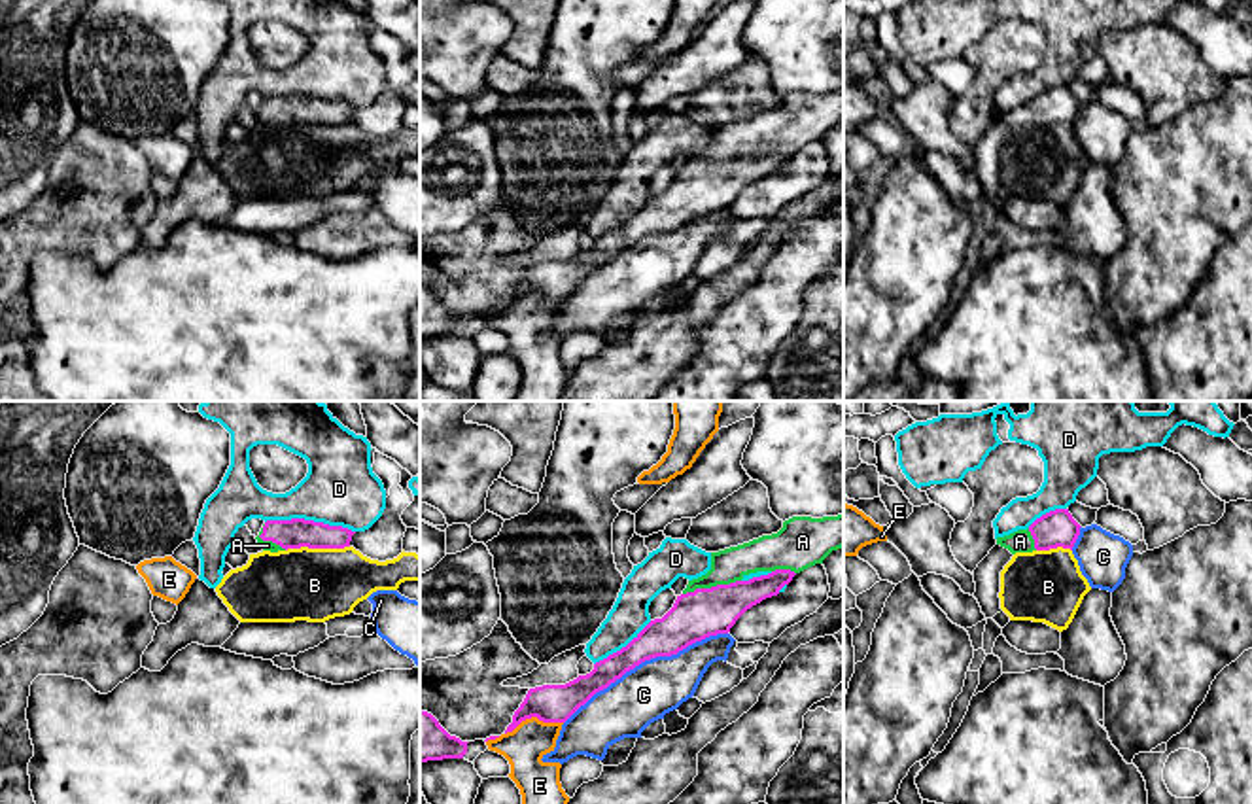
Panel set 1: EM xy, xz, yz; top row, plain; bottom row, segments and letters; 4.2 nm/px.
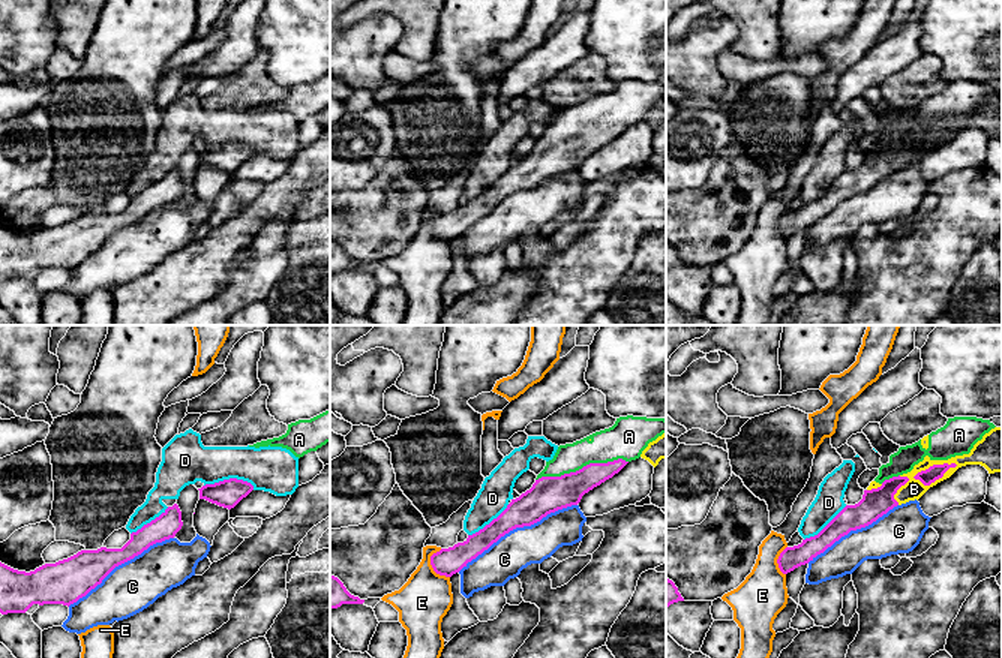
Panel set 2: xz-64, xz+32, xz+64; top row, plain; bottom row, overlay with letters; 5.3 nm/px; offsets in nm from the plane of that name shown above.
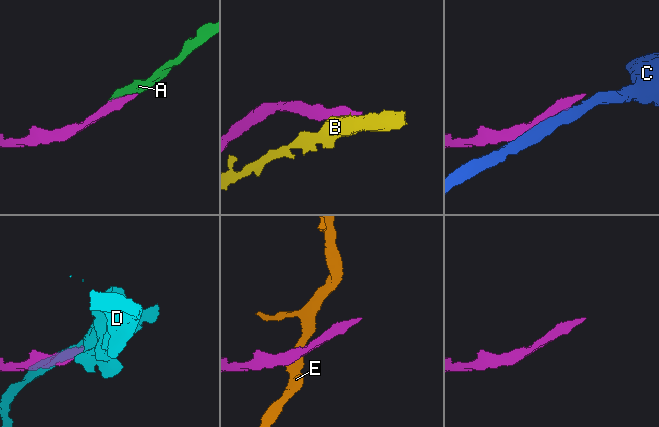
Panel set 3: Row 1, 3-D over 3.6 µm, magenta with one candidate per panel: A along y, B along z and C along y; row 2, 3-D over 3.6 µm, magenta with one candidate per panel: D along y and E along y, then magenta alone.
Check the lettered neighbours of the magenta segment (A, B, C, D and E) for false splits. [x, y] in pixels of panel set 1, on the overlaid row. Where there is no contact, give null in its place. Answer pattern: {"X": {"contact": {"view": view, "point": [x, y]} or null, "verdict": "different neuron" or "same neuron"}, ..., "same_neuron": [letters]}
{"A": {"contact": {"view": "xz", "point": [712, 587]}, "verdict": "same neuron"}, "B": {"contact": {"view": "xy", "point": [316, 547]}, "verdict": "different neuron"}, "C": {"contact": {"view": "xz", "point": [645, 659]}, "verdict": "different neuron"}, "D": {"contact": {"view": "xy", "point": [311, 521]}, "verdict": "different neuron"}, "E": {"contact": {"view": "xz", "point": [534, 716]}, "verdict": "different neuron"}, "same_neuron": ["A"]}

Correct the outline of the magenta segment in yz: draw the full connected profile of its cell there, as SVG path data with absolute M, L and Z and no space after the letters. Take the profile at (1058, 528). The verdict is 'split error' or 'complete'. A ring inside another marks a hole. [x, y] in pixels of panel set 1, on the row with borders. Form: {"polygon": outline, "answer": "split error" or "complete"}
{"polygon": "M1055 509L1036 518L1027 530L1017 530L1010 535L997 537L997 545L1016 552L1070 549L1080 535L1080 524L1069 509Z", "answer": "split error"}

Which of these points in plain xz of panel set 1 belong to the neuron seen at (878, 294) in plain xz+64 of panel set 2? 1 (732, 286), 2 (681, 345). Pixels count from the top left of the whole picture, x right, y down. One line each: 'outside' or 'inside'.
1: outside
2: outside

